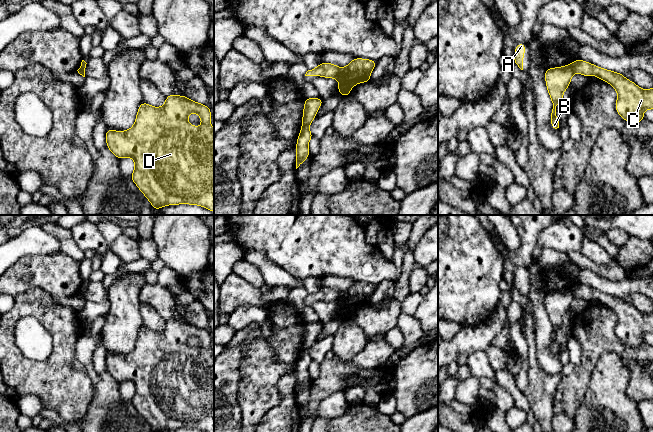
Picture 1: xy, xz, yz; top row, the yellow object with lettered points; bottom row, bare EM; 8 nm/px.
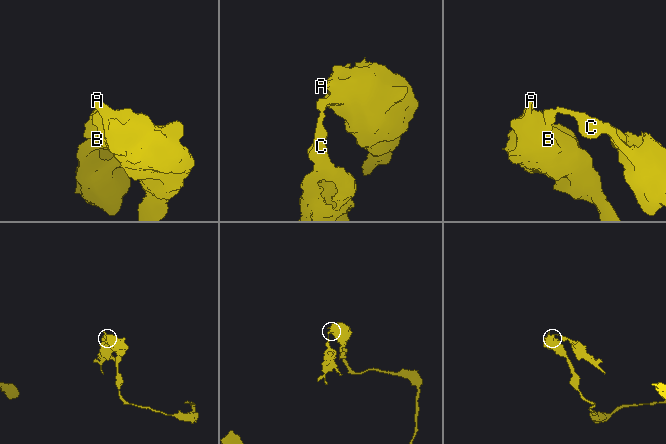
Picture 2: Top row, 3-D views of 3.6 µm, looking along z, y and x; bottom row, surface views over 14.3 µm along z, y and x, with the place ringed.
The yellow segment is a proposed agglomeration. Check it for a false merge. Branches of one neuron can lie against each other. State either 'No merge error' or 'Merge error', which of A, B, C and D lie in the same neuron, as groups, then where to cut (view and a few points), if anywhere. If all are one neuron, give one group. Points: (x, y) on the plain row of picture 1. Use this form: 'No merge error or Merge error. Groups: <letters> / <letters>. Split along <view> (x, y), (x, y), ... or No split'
Merge error. Groups: A B D / C. Split along xz (308, 348), (302, 350)

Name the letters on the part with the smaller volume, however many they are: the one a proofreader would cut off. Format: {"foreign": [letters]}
{"foreign": ["C"]}

